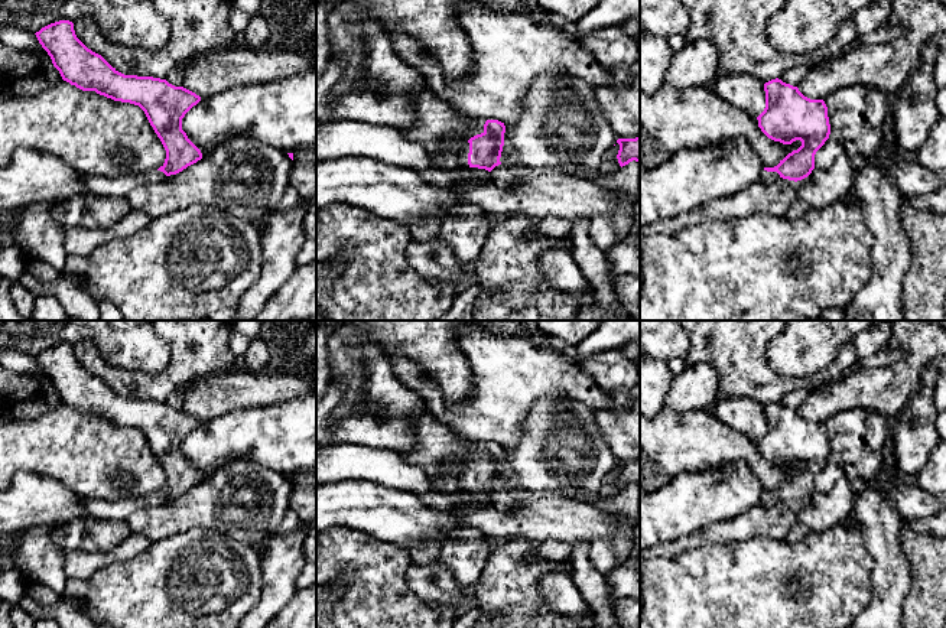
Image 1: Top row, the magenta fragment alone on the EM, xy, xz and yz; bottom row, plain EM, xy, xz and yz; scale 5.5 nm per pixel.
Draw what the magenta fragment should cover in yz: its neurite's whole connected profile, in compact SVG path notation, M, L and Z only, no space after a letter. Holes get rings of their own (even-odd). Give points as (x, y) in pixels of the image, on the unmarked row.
M778 401L765 406L764 414L765 432L757 440L761 455L774 465L791 468L800 463L802 469L777 489L764 491L761 504L802 504L815 492L815 478L829 462L828 430L823 423L810 423Z

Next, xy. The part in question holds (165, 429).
M69 344L51 346L35 358L64 404L82 414L139 429L166 474L165 487L146 497L116 501L82 497L81 505L90 517L127 521L136 511L165 504L202 482L201 474L182 453L182 442L201 424L199 419L166 403L118 396L77 361Z

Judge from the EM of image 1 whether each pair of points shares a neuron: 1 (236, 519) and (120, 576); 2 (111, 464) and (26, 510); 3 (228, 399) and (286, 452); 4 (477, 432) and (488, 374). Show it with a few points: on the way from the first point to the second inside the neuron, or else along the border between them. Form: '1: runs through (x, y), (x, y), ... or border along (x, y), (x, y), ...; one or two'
1: border along (181, 531), (189, 527), (213, 527), (244, 543); two
2: border along (35, 474), (54, 478), (81, 497); two
3: border along (273, 403), (265, 407), (230, 410), (208, 422); two
4: runs through (485, 417), (488, 415), (488, 389); one

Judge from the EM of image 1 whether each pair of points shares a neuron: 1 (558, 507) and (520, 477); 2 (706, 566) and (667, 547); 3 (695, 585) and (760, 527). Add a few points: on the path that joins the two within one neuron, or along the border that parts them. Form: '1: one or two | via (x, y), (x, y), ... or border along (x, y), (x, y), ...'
1: two | border along (509, 490), (566, 497)
2: two | border along (715, 544), (685, 549), (673, 557), (654, 557)
3: two | border along (782, 539), (748, 537), (714, 544)

